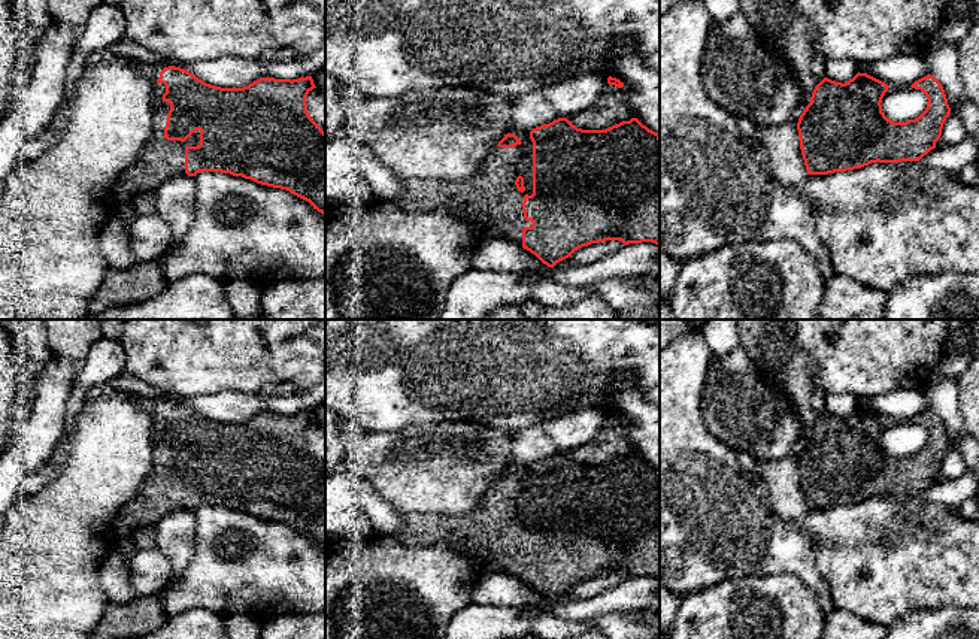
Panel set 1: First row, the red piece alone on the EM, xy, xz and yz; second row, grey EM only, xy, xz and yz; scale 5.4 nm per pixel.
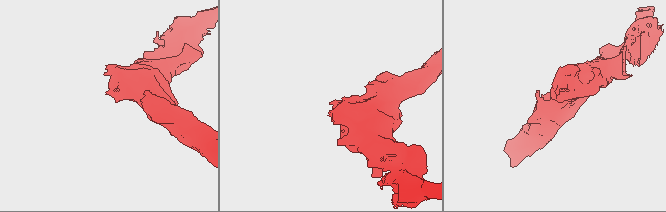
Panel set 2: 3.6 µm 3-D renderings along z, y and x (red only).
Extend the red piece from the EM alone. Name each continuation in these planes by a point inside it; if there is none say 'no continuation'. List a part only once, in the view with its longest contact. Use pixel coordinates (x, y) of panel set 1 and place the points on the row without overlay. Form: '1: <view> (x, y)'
1: xy (160, 493)

